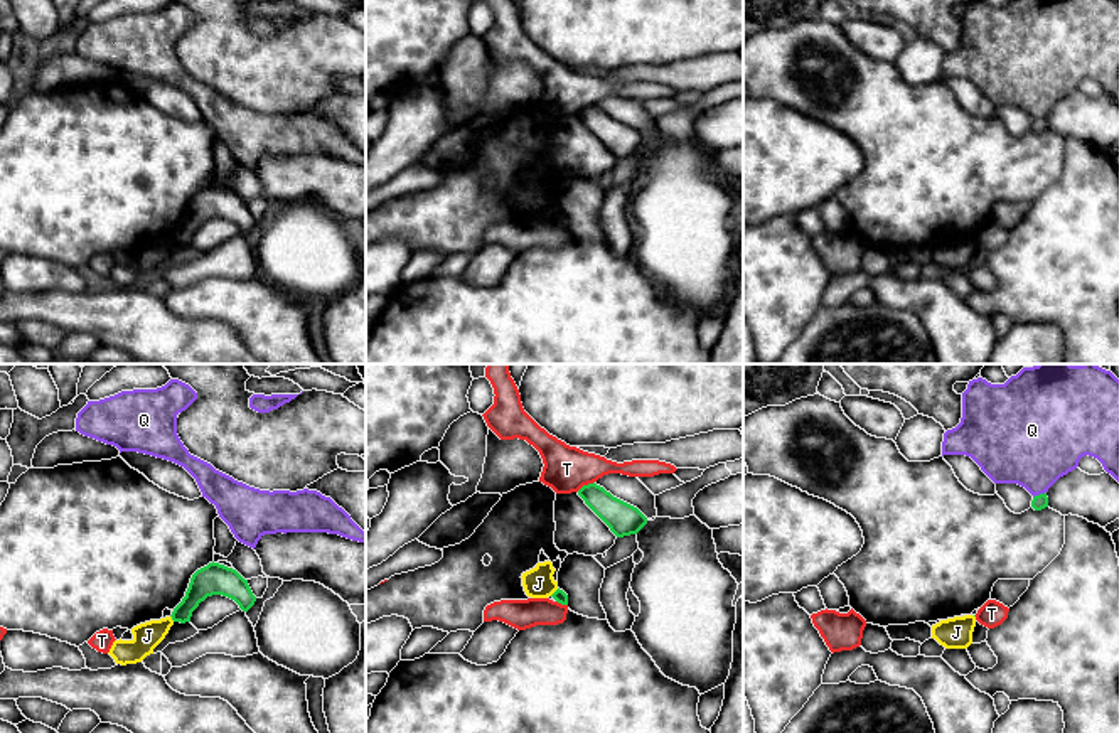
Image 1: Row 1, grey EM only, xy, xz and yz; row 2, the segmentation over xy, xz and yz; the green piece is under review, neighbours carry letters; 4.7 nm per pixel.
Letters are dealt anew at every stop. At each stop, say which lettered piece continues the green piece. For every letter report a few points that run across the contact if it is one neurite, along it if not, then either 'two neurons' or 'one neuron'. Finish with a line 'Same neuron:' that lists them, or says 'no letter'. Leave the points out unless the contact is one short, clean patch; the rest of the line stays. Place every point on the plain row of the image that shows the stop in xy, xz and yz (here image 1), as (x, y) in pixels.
J: xz (558, 211), (550, 218) | two neurons
Q: yz (1045, 113), (1033, 120) | two neurons
T: two neurons
Same neuron: no letter

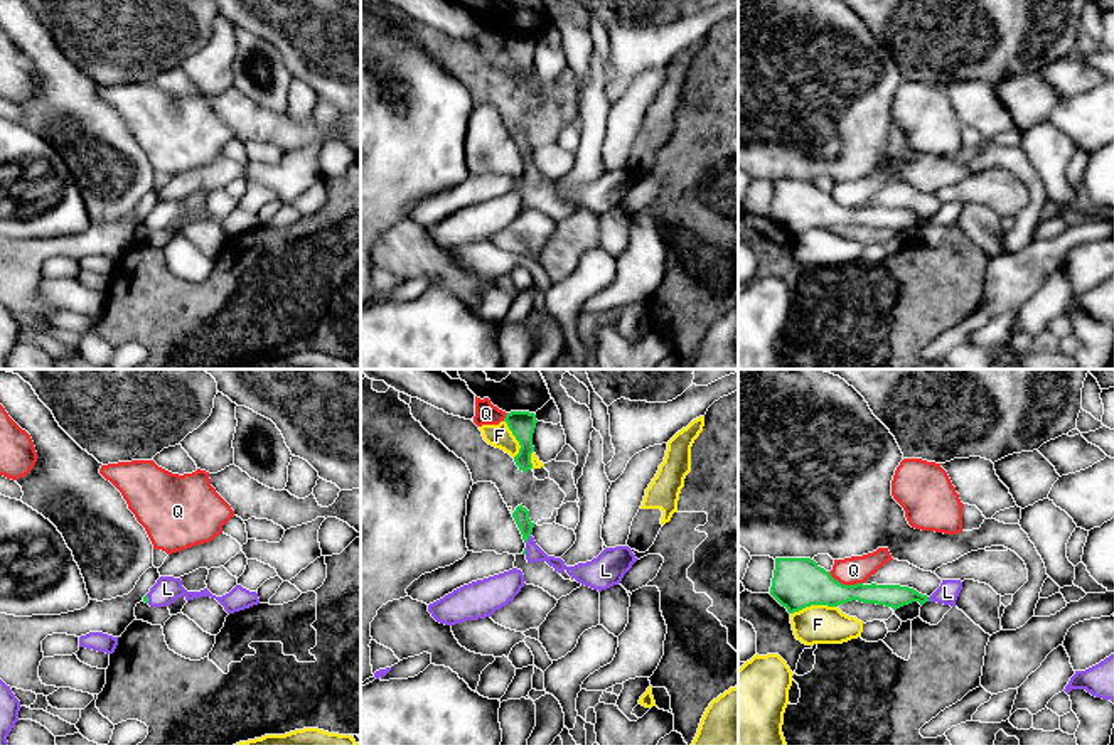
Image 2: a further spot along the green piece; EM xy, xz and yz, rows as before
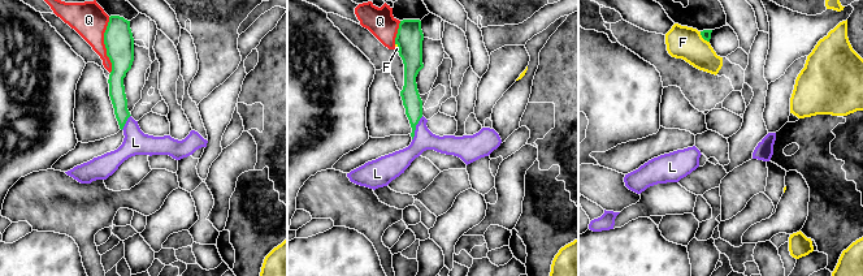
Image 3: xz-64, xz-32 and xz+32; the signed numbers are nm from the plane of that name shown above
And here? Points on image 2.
F: yz (836, 228), (806, 228), (791, 236) | two neurons
L: xz (521, 137), (528, 160), (533, 174) | one neuron
Q: two neurons
Same neuron: L

